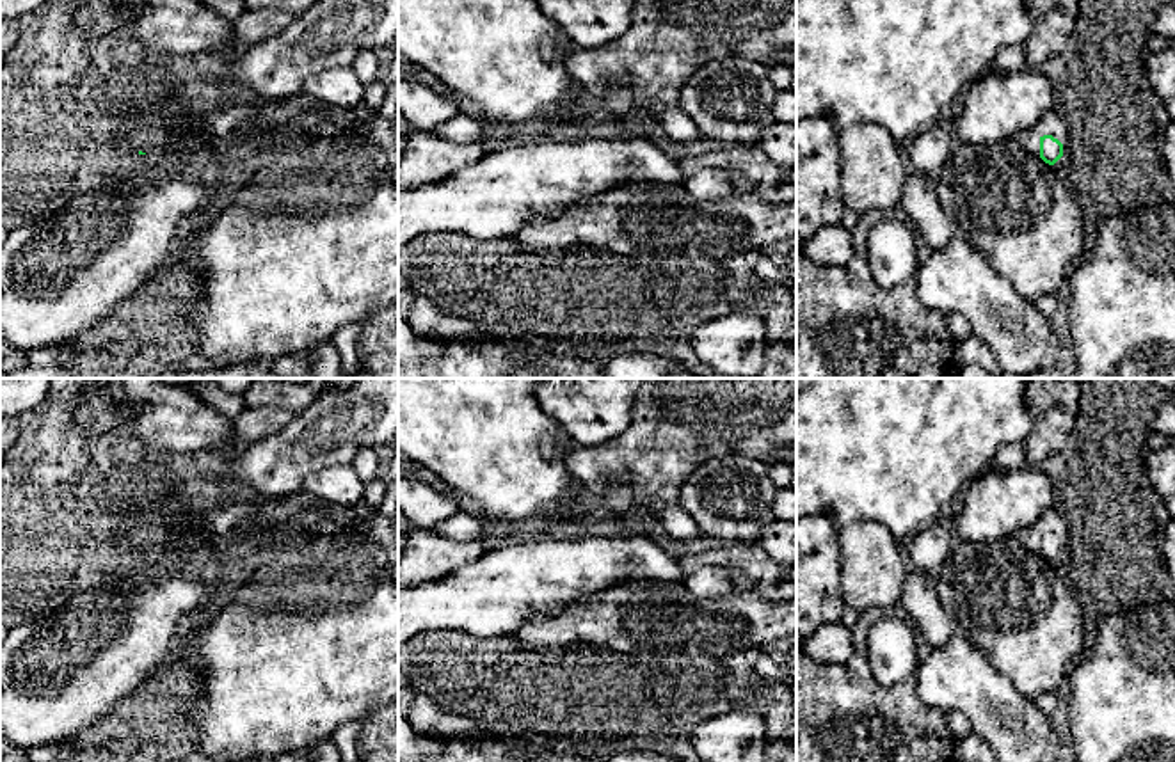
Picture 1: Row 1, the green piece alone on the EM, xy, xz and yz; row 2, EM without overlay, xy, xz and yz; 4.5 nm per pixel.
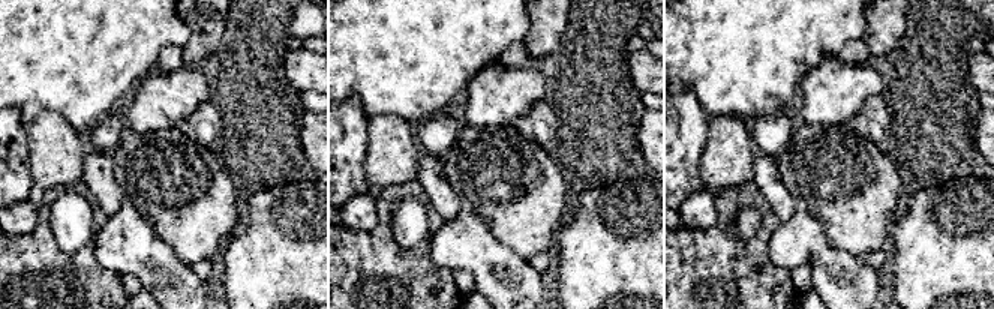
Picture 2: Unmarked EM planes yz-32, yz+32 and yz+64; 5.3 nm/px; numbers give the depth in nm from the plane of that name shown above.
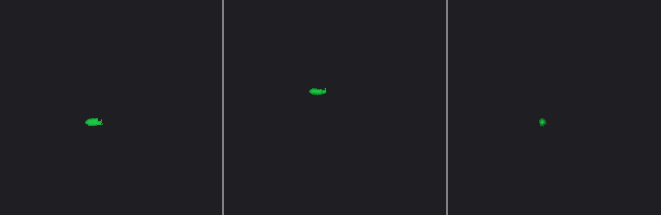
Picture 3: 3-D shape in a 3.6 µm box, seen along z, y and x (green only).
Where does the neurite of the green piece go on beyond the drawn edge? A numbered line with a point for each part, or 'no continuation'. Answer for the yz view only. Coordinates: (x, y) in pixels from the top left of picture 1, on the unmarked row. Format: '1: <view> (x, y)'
1: yz (1049, 521)

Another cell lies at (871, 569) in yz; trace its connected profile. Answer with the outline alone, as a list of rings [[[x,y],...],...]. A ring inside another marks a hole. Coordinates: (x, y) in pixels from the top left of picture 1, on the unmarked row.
[[[855,522],[841,531],[839,542],[841,595],[848,607],[883,611],[901,602],[907,575],[901,545],[883,526]]]

